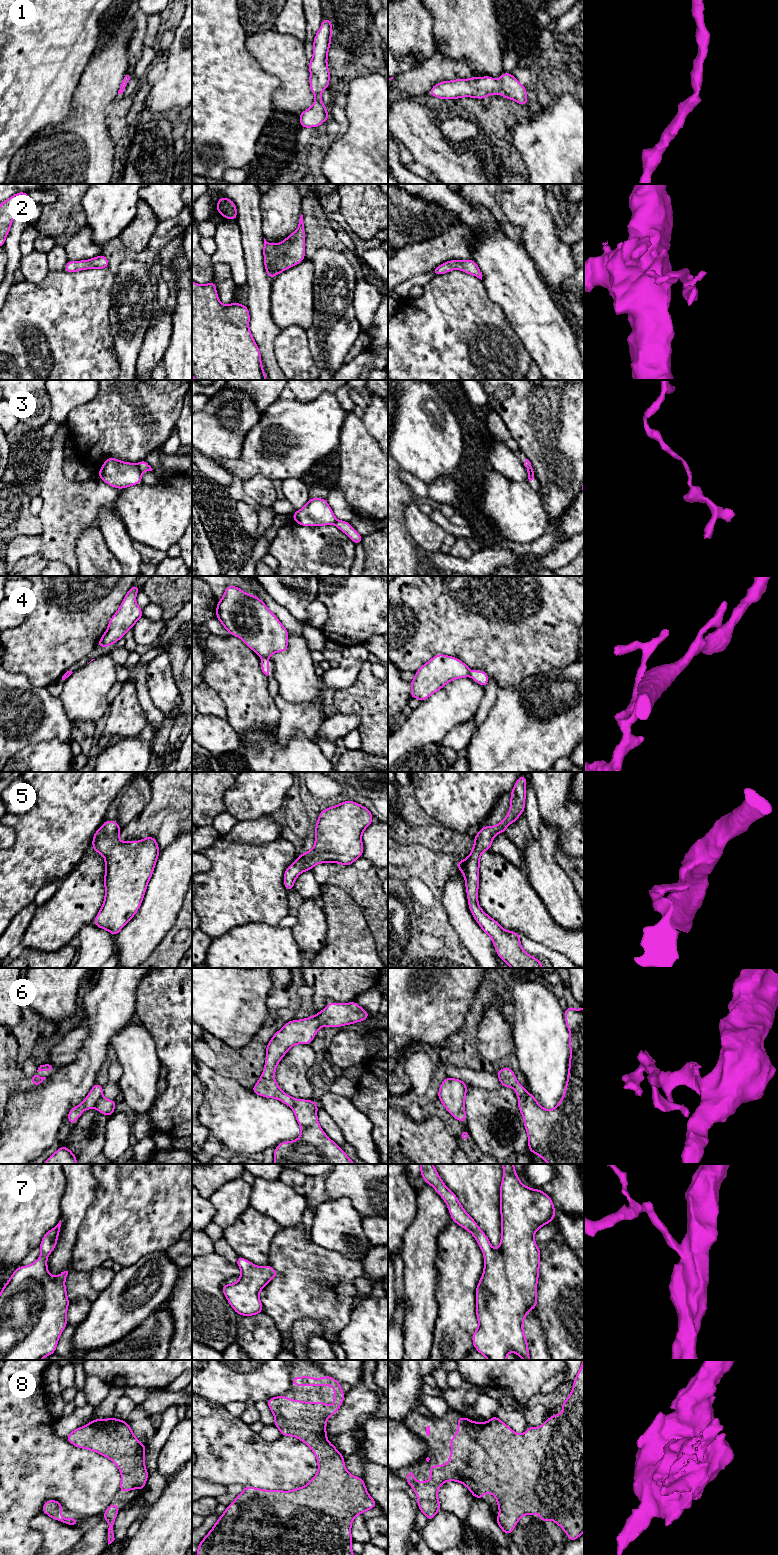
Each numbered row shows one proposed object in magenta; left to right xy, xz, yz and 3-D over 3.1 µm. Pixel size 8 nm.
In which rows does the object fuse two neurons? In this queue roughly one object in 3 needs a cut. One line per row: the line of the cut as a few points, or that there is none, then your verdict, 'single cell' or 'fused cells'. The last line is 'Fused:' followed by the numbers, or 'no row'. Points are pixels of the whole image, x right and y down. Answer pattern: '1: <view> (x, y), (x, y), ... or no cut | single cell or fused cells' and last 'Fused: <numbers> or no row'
1: no cut | single cell
2: no cut | single cell
3: xy (137, 465), (141, 472) | fused cells
4: xz (267, 657), (262, 659) | fused cells
5: no cut | single cell
6: yz (527, 1092), (524, 1097), (519, 1099) | fused cells
7: no cut | single cell
8: no cut | single cell
Fused: 3, 4, 6

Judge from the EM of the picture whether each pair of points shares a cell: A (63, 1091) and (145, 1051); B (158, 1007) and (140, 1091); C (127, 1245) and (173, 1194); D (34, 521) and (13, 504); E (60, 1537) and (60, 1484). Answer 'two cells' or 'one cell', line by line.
A: two cells
B: two cells
C: one cell
D: one cell
E: two cells

